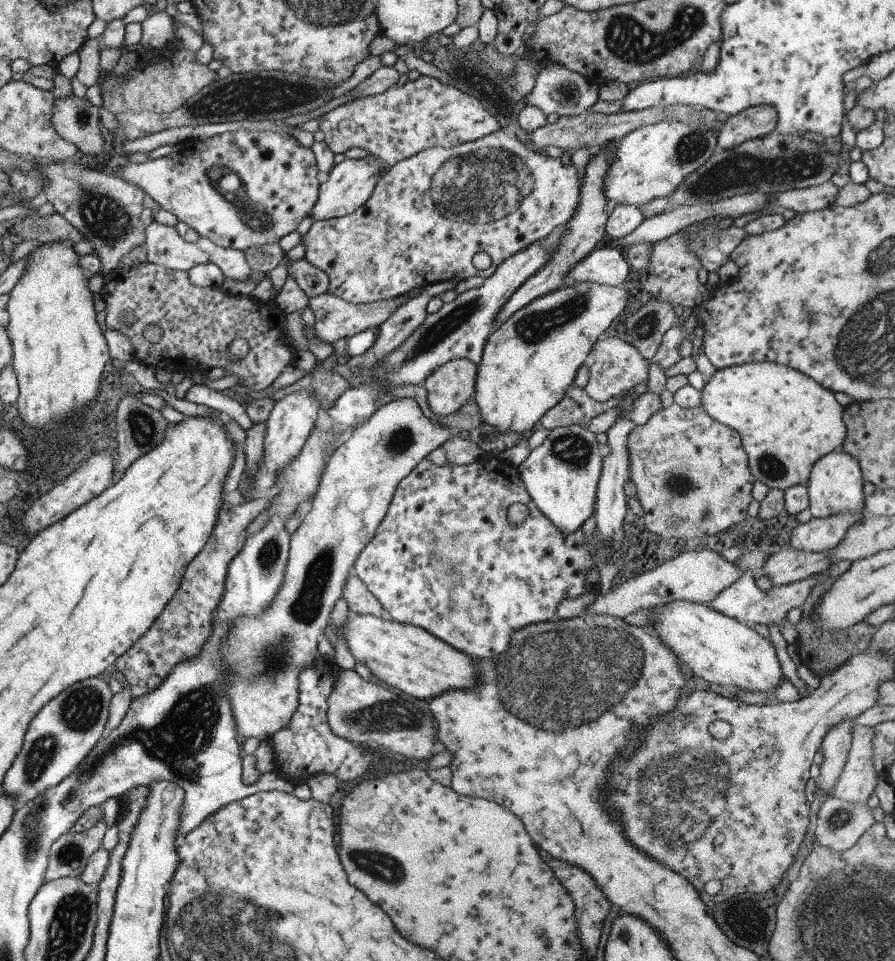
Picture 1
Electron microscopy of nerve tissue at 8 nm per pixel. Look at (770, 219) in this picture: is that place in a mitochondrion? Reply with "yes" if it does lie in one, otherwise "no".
no

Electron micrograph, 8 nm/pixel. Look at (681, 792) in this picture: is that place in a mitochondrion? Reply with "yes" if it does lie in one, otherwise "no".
yes

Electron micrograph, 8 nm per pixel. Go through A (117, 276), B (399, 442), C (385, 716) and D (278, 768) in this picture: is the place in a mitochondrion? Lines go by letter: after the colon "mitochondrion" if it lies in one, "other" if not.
A: other
B: mitochondrion
C: mitochondrion
D: other

